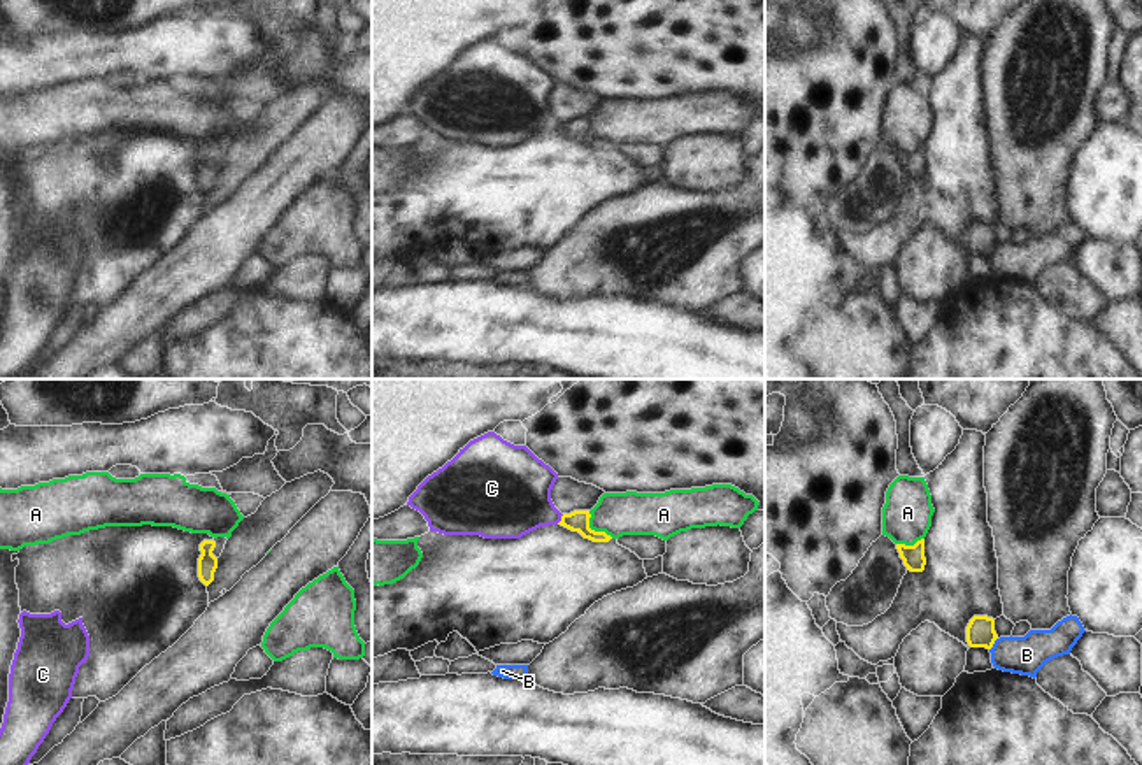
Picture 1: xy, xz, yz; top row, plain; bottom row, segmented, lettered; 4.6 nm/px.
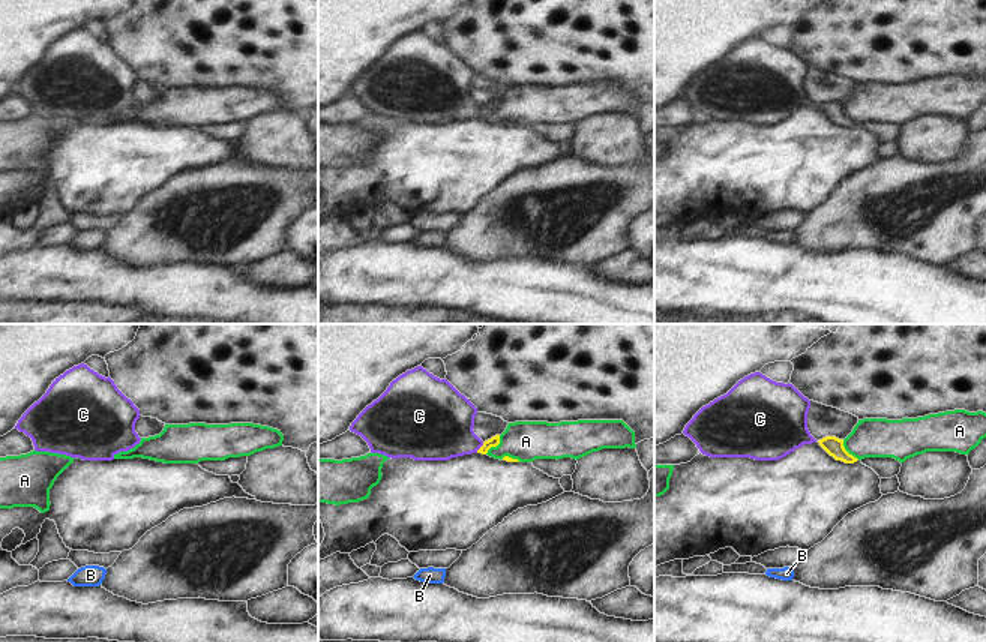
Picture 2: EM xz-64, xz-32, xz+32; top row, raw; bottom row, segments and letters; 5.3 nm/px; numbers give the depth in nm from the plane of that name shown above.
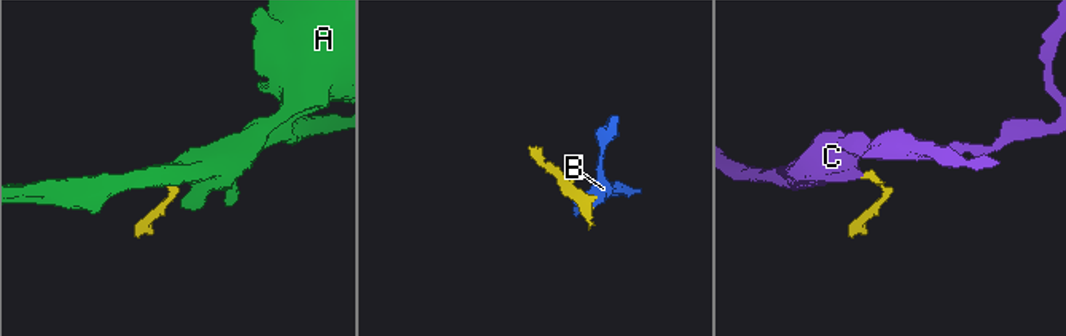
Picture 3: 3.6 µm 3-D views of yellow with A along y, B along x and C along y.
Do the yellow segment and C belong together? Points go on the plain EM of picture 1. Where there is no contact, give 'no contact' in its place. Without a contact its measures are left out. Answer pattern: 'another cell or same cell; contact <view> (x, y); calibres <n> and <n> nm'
another cell; contact xz (562, 127); calibres 100 and 360 nm

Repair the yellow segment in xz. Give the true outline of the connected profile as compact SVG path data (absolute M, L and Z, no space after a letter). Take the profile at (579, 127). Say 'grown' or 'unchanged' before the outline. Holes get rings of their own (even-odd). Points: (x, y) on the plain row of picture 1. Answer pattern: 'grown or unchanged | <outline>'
unchanged | M574 118L570 121L563 121L558 132L572 139L579 139L584 146L589 146L593 149L609 149L612 146L610 142L589 135L589 125L589 118Z

